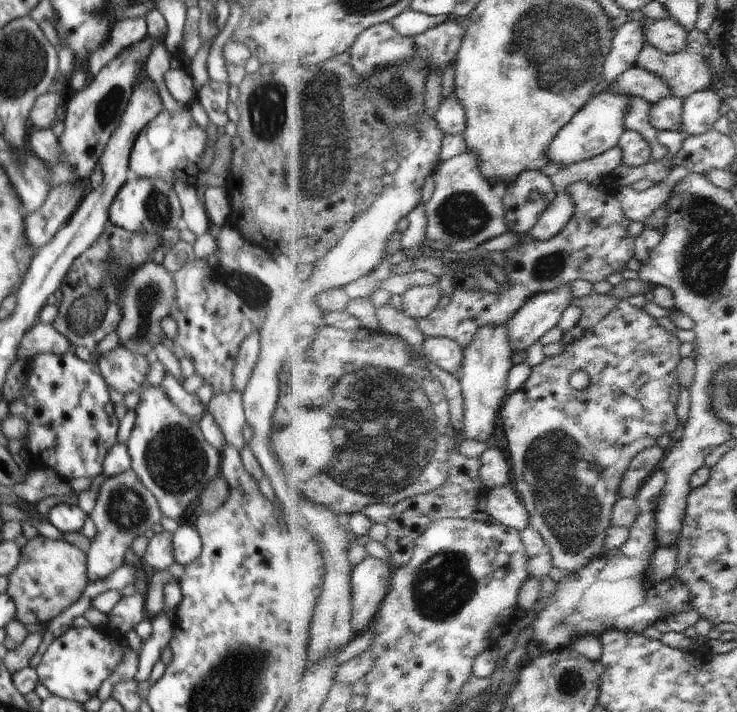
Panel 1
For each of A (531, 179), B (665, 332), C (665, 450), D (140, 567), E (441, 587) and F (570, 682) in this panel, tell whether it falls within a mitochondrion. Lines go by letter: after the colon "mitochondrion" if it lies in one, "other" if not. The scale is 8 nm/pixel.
A: other
B: other
C: other
D: other
E: mitochondrion
F: mitochondrion

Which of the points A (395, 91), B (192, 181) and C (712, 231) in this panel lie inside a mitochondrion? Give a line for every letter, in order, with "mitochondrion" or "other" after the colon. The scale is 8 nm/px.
A: mitochondrion
B: other
C: mitochondrion

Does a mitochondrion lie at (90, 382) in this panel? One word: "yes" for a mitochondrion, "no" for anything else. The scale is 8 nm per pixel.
no

